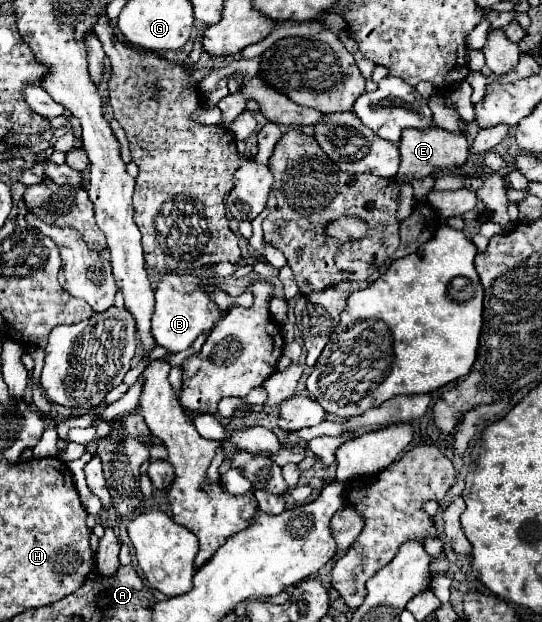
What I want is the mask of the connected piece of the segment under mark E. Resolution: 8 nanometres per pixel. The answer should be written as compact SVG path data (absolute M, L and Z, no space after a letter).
M431 125L427 129L405 129L401 133L399 151L401 151L399 175L427 177L427 175L431 175L435 171L443 171L443 169L451 169L451 167L461 167L467 161L467 157L469 157L469 143L459 133L451 133L447 129Z

